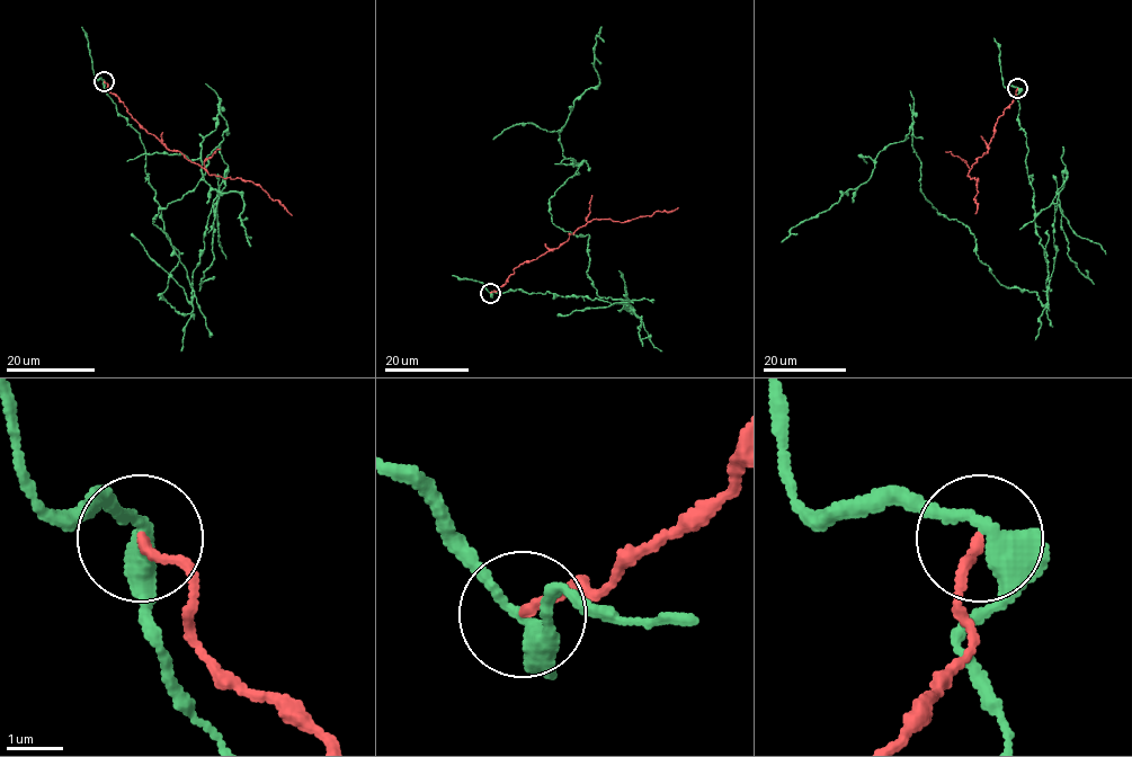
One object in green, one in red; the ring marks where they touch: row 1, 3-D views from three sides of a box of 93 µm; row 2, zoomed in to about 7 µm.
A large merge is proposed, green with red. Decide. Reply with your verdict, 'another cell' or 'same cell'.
another cell

